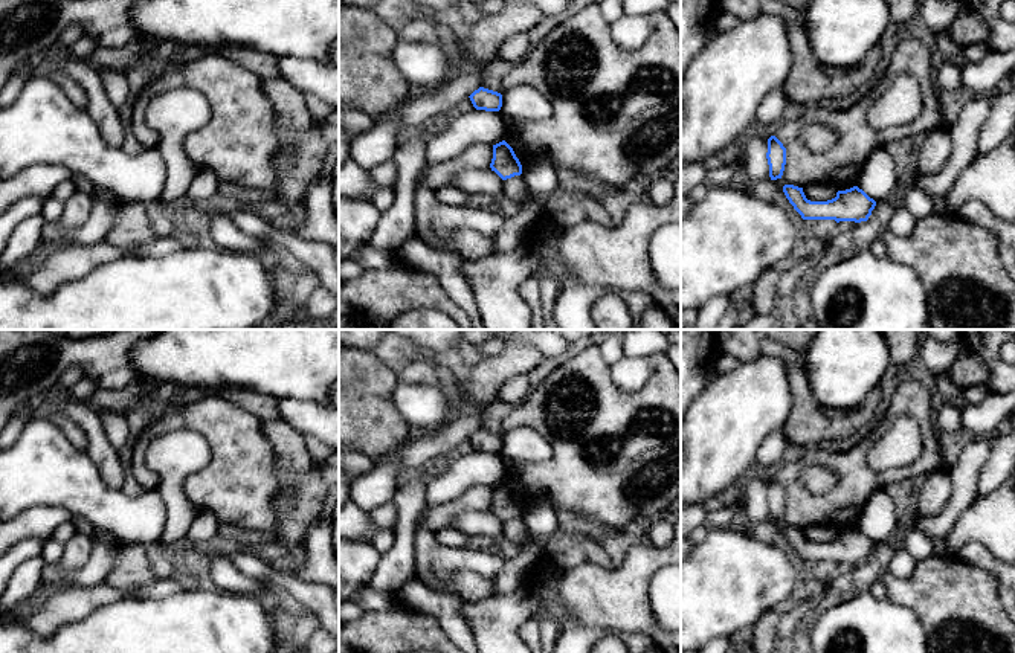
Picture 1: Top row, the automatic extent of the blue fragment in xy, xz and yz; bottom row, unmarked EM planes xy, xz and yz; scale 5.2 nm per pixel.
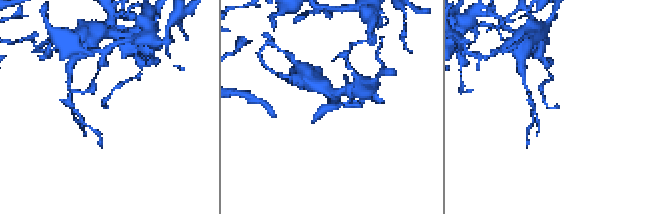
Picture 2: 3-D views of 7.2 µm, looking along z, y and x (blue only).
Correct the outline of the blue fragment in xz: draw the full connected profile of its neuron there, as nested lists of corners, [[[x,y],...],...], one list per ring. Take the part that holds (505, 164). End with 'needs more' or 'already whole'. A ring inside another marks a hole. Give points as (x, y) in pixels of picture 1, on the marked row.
[[[505,140],[493,145],[493,159],[490,168],[502,180],[522,174],[522,165],[516,157],[513,148]]]; already whole

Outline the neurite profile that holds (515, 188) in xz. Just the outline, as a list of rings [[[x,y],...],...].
[[[522,175],[504,180],[504,194],[522,207],[530,204],[534,198]]]

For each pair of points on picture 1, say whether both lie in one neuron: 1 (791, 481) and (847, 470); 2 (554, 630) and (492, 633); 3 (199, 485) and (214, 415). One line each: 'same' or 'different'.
1: same
2: same
3: same

